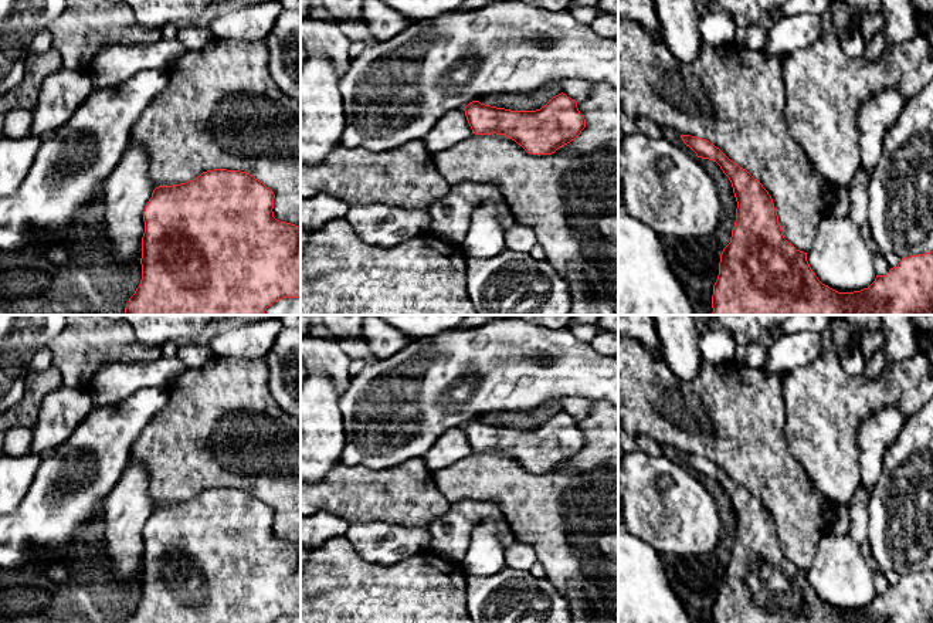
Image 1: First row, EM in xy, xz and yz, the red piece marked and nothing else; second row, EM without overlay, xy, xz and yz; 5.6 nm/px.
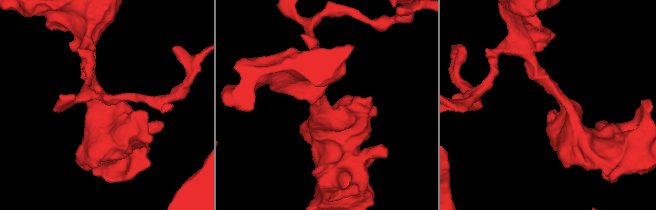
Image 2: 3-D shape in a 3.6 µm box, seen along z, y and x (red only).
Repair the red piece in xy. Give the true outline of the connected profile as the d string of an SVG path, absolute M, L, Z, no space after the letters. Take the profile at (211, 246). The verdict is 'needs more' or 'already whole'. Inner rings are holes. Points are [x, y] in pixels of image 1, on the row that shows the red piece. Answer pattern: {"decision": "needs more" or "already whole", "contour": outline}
{"decision": "already whole", "contour": "M227 169L156 187L143 211L142 280L125 315L264 315L282 298L299 298L301 227L274 217L274 199L274 192L252 175Z"}

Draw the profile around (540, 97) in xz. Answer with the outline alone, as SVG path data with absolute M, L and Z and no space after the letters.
M547 84L535 89L530 94L488 94L476 101L485 105L505 108L510 111L536 111L544 106L553 97L562 94L562 87L554 84Z

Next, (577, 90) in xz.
M579 78L560 79L557 81L557 84L562 87L563 94L570 97L576 102L581 102L583 99L586 99L591 94L594 85L588 81L583 81Z

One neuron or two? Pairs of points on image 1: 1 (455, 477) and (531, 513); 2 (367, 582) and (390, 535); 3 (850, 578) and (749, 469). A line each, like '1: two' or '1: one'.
1: one
2: two
3: two

